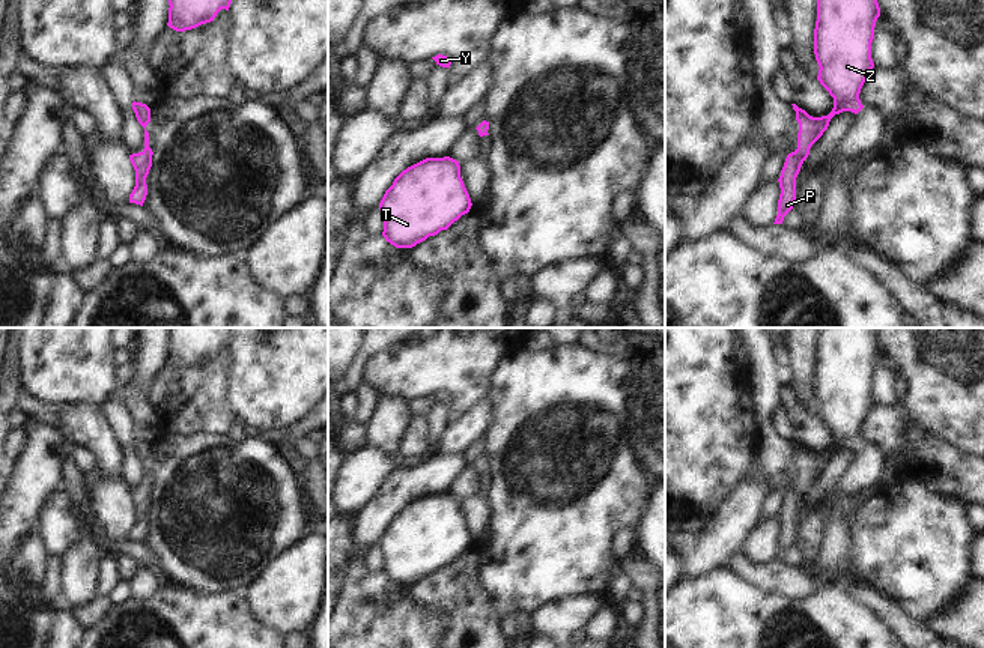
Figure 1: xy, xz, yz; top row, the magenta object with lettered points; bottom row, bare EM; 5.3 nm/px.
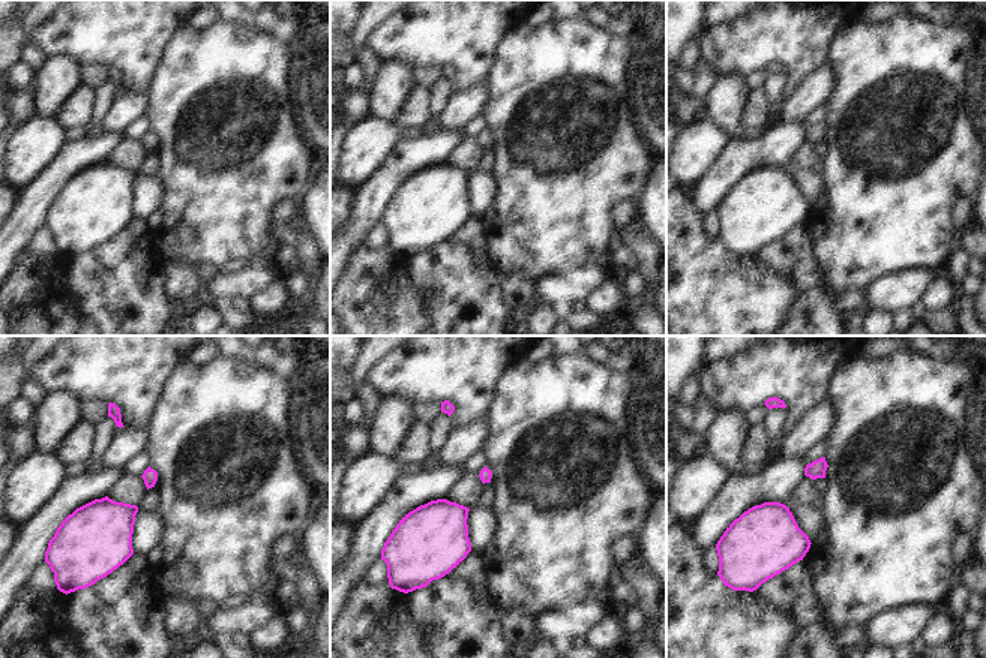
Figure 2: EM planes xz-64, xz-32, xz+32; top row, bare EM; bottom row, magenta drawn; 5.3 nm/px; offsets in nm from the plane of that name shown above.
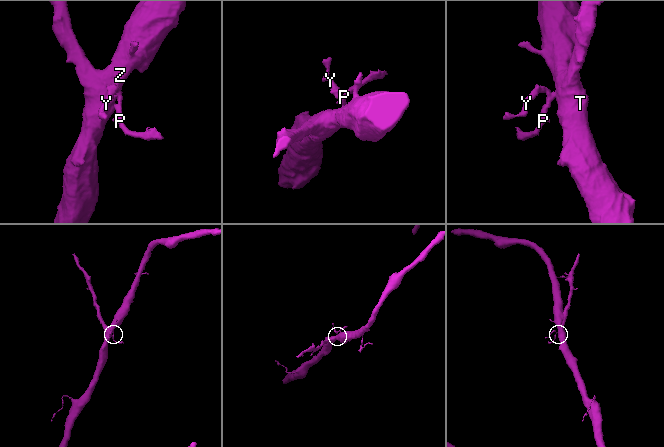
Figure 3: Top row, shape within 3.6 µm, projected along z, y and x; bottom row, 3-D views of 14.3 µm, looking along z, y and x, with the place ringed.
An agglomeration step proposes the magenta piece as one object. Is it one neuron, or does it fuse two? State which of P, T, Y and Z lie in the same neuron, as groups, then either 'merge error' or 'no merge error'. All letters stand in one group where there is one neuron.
P T Y Z; no merge error

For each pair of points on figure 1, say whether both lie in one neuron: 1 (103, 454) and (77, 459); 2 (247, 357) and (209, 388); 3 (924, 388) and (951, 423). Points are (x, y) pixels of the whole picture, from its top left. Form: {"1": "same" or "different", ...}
{"1": "different", "2": "different", "3": "same"}

